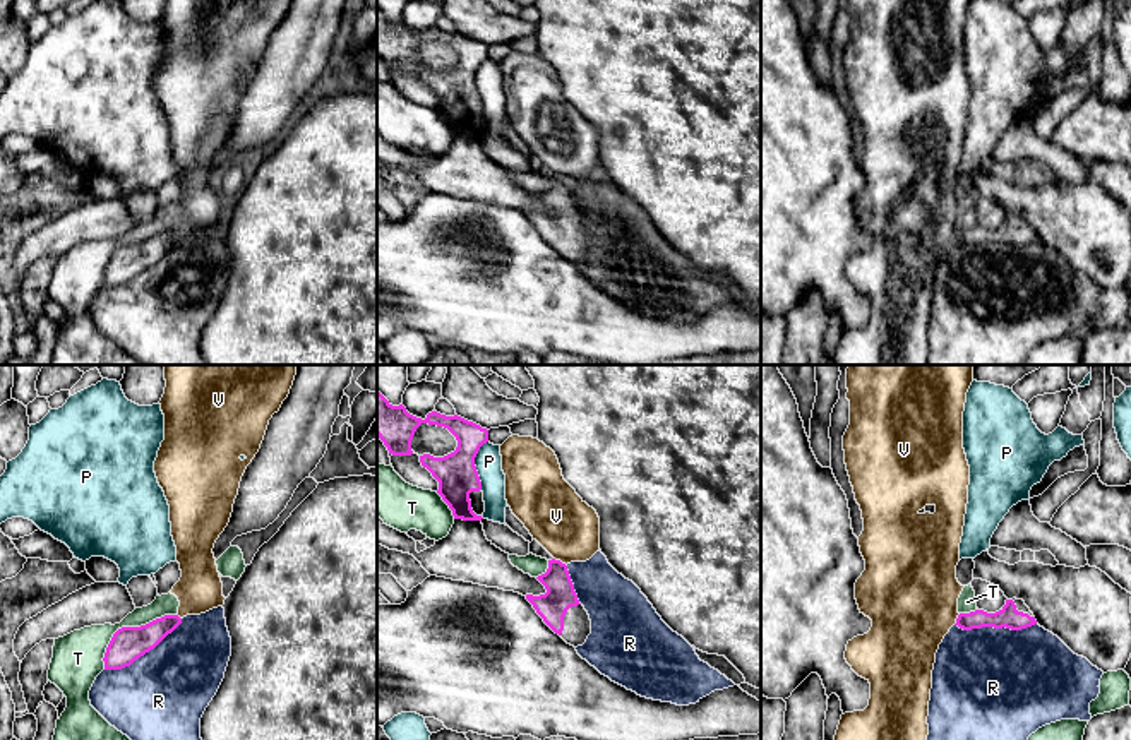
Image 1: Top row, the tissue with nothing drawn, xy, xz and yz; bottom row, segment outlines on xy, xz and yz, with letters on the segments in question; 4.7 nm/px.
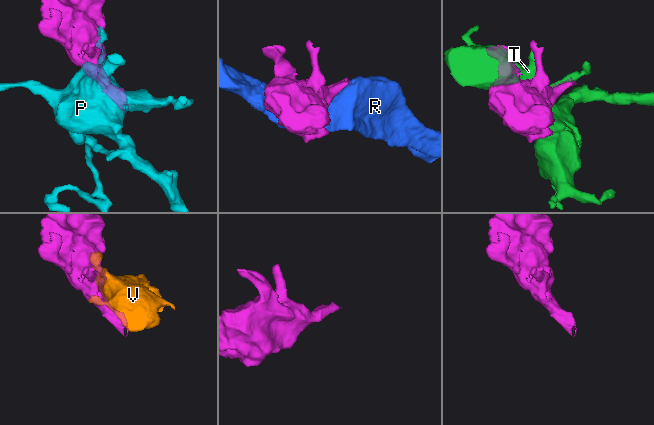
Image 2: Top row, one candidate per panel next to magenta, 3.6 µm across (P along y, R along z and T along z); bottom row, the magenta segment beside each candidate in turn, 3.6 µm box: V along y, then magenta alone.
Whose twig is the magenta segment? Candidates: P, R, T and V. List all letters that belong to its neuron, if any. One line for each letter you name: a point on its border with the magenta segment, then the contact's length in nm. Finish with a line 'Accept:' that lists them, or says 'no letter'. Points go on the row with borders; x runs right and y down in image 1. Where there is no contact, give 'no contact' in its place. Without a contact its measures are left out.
Accept: no letter

